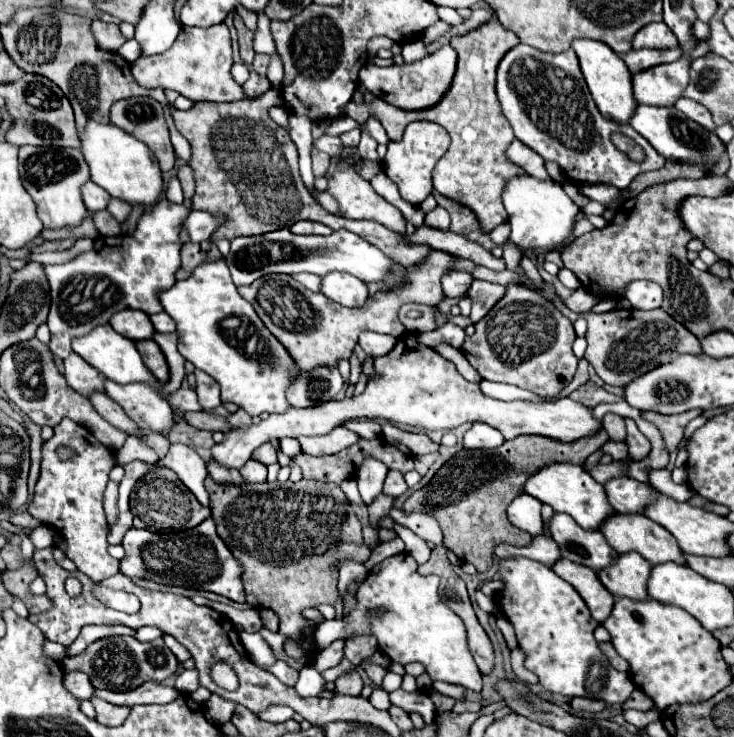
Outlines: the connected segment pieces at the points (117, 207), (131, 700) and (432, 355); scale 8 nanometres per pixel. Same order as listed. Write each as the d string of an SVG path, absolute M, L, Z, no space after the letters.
M112 198L106 210L108 210L108 212L110 212L118 222L124 222L124 218L130 214L132 206L130 206L128 202L124 202L124 200L116 200L116 198Z
M148 682L140 688L134 688L132 692L108 692L108 690L96 690L96 696L118 706L138 706L138 704L168 704L180 696L174 688Z
M404 334L402 338L398 338L398 344L392 352L374 358L374 368L378 376L368 380L366 390L360 396L344 398L340 402L330 400L328 404L318 404L312 408L290 406L288 412L270 414L266 420L260 420L258 424L234 428L226 434L226 438L220 444L212 446L212 458L224 464L226 468L242 468L242 464L250 460L254 448L262 446L264 442L328 434L340 422L352 418L382 418L388 422L400 422L426 430L452 430L466 422L486 422L498 428L506 440L512 440L522 434L534 434L558 442L576 442L580 438L594 436L598 430L602 430L602 420L594 418L588 406L570 398L560 398L554 402L504 402L488 398L480 392L478 384L464 380L450 360L438 356L438 352L434 352L428 346L412 348L410 340L416 338L412 334Z

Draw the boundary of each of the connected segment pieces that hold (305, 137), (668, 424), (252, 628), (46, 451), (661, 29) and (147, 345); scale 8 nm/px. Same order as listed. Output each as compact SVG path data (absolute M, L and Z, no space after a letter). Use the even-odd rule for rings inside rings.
M290 116L288 118L288 134L300 152L300 174L302 174L308 190L312 192L314 176L310 170L310 148L312 148L310 126L312 126L312 120L308 120L308 116L304 116L304 118L302 116Z
M690 410L690 412L684 412L684 414L674 414L674 416L664 416L664 414L658 414L658 412L642 412L642 416L646 420L650 420L652 424L656 424L664 436L664 442L668 446L668 450L676 450L678 444L682 442L684 438L684 428L686 424L700 416L702 410Z
M196 594L192 596L192 600L196 604L206 604L210 608L214 608L216 612L228 616L232 620L232 624L236 626L242 626L246 632L258 632L262 628L262 618L258 614L258 610L254 608L246 608L246 610L238 610L234 606L228 606L228 604L220 604L220 602L212 602L212 600L206 600L201 595Z
M64 418L54 428L54 438L48 440L42 448L42 472L34 490L34 498L28 504L28 514L32 514L32 518L40 520L42 524L58 530L58 534L66 540L64 554L76 564L80 572L84 572L96 584L92 594L98 596L98 600L104 606L122 610L122 612L138 612L140 600L134 594L116 592L102 586L104 578L120 570L118 568L120 562L108 554L108 542L106 542L108 522L102 508L102 496L104 496L112 466L114 466L112 452L104 444L96 442L84 426ZM58 446L72 448L76 456L62 460L56 452Z
M660 22L660 24L646 24L640 28L632 40L632 48L674 48L678 44L672 30Z
M140 340L140 342L136 342L136 348L138 348L146 368L154 374L154 378L158 382L164 384L164 380L168 380L168 364L166 364L166 358L164 358L162 350L158 348L158 344L154 340Z

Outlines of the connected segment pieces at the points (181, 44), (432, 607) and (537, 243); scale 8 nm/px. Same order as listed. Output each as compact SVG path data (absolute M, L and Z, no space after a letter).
M216 24L210 28L188 28L184 26L168 52L146 56L134 62L132 72L140 86L144 88L164 88L176 90L178 94L194 102L232 102L244 100L246 94L242 86L232 78L232 46L230 32L226 24Z
M408 552L386 558L384 562L376 564L368 572L368 578L362 582L362 586L358 590L356 606L348 614L348 638L370 634L370 636L374 636L378 640L378 650L382 654L386 654L392 662L398 662L402 666L406 666L410 662L420 662L420 664L424 664L424 668L426 668L426 672L428 672L428 676L432 680L460 684L464 688L480 692L482 690L482 674L480 674L480 670L476 668L476 662L470 656L464 624L440 600L438 584L440 584L438 576L422 576L422 574L418 574L418 564Z
M522 174L508 180L502 192L502 202L508 212L508 224L512 226L510 242L520 248L552 248L562 244L572 234L574 218L580 208L568 198L562 184L556 180L536 180L534 176Z

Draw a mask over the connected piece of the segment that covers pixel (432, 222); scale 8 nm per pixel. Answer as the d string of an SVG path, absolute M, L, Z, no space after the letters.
M436 206L432 212L426 214L426 224L432 228L438 228L438 230L448 230L450 216L442 206Z

